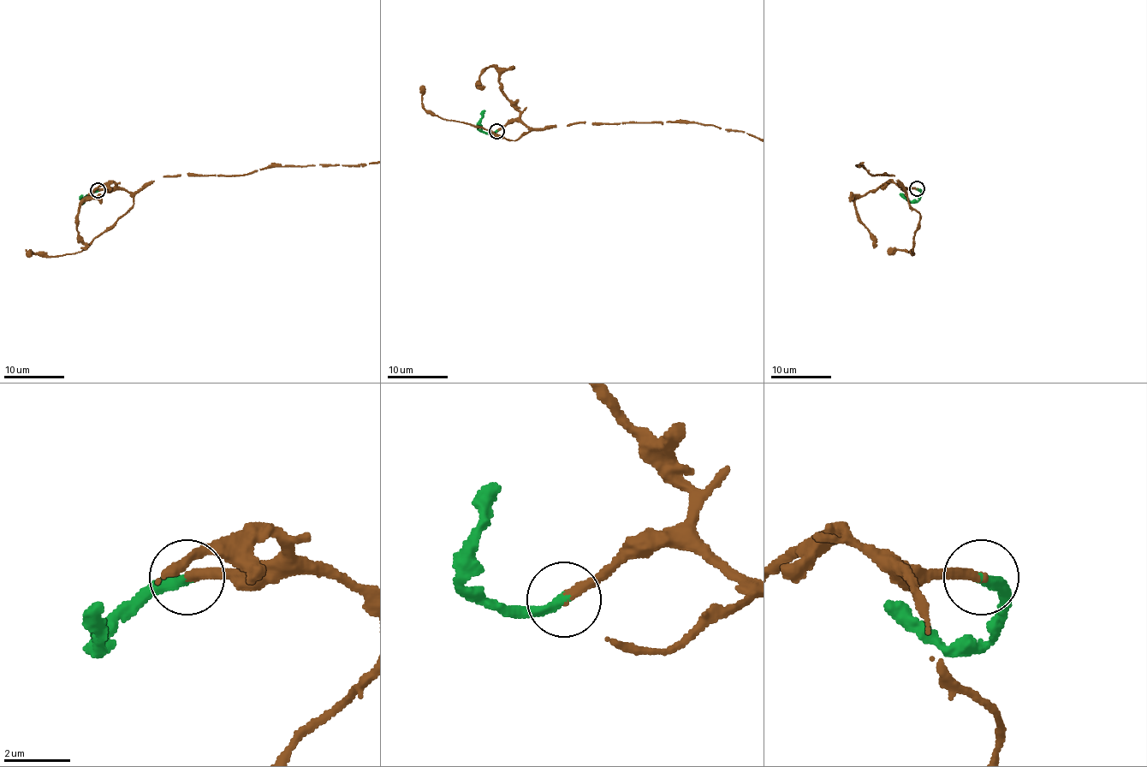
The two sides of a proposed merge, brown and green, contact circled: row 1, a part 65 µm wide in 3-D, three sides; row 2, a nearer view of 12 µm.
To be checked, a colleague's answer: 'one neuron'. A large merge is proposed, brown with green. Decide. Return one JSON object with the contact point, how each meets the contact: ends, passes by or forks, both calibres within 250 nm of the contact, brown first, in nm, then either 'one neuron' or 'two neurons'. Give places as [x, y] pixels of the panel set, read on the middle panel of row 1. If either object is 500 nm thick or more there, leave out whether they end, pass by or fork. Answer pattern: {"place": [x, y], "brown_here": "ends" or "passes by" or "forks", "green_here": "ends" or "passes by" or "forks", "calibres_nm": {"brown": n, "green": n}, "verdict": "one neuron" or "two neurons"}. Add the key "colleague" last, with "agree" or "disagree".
{"place": [496, 131], "brown_here": "ends", "green_here": "ends", "calibres_nm": {"brown": 280, "green": 320}, "verdict": "one neuron", "colleague": "agree"}

